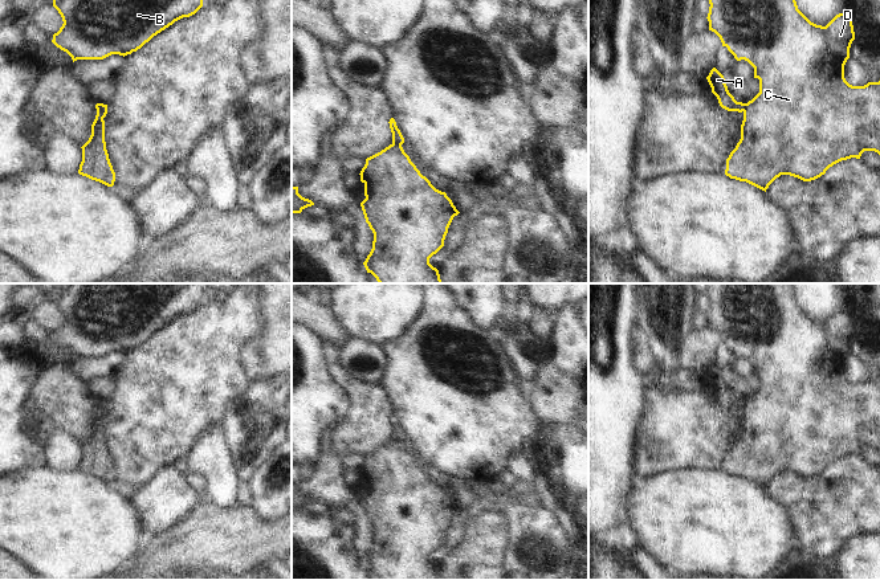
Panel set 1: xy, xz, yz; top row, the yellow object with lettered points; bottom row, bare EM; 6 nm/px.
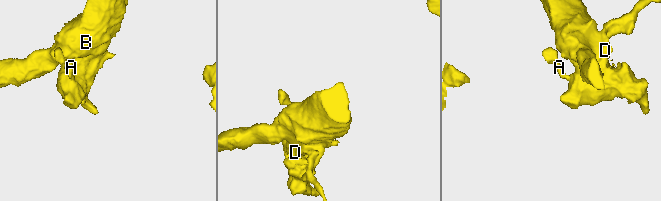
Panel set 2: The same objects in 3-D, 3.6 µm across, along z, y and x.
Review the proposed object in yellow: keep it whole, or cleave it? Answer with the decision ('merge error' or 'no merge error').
merge error

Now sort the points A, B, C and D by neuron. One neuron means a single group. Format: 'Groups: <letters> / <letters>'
Groups: A / B C D

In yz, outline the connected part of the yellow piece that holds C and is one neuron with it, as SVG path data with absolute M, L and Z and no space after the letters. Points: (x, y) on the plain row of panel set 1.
M706 283L706 295L710 301L706 314L709 327L720 334L722 343L726 343L737 358L747 358L754 364L754 375L759 376L759 389L745 400L741 436L726 456L726 473L746 478L766 489L769 482L781 471L790 471L803 478L811 478L824 471L830 463L842 457L851 454L860 456L864 448L875 448L880 452L880 377L868 379L864 383L852 383L844 375L844 362L850 355L850 344L855 336L850 310L836 311L826 323L816 322L798 306L794 283Z

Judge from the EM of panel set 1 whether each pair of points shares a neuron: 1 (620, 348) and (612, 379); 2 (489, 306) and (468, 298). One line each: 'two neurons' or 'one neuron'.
1: one neuron
2: one neuron

